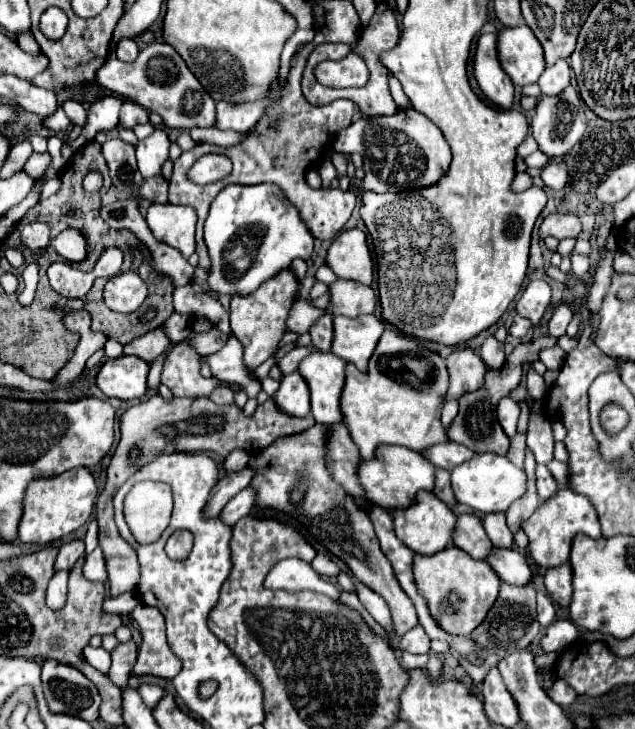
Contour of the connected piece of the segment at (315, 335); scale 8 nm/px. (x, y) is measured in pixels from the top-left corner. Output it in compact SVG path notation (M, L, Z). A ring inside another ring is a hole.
M323 315L313 327L311 327L311 339L313 339L313 347L317 351L329 353L331 351L331 339L333 339L333 315Z

